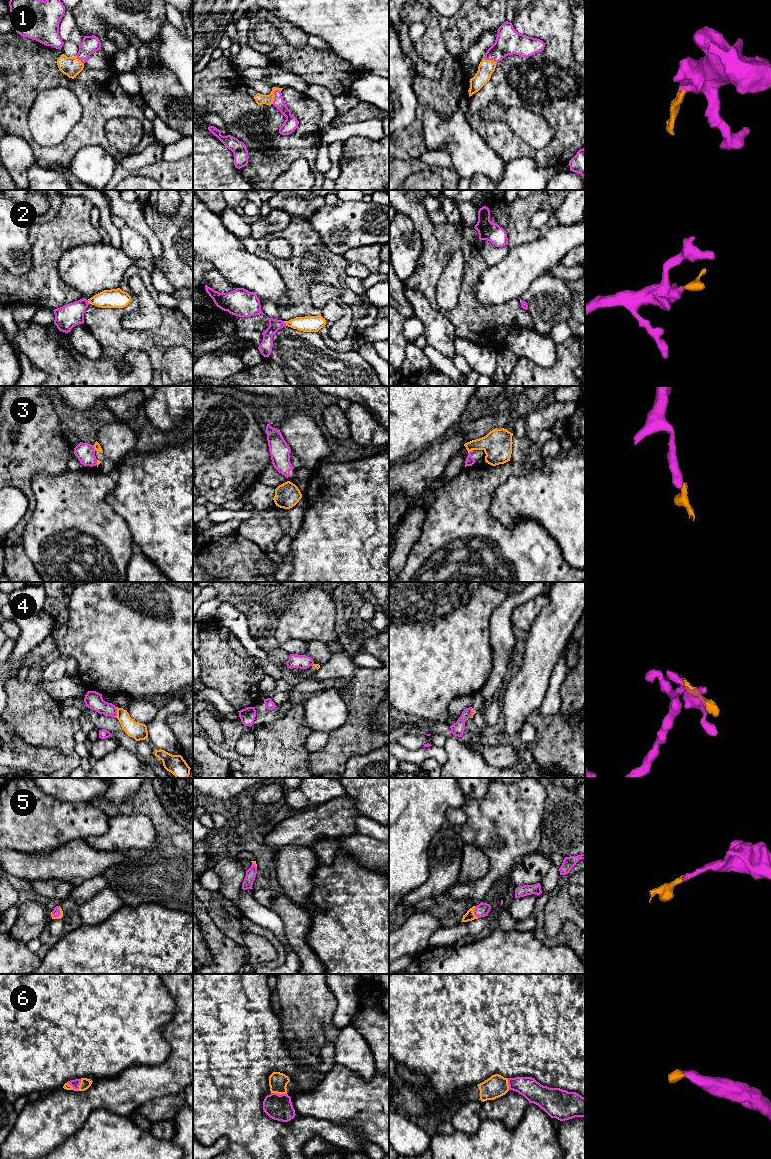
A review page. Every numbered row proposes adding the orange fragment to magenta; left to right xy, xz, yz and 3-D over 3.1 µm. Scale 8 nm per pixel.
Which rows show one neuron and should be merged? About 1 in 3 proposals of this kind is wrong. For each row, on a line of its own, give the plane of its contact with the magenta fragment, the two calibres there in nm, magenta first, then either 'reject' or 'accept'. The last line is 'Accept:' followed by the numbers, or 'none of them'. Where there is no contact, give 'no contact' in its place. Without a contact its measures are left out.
1: xz | 90/90 nm | accept
2: xz | 100/130 nm | accept
3: xy | 150/60 nm | reject
4: xy | 140/140 nm | reject
5: yz | 110/80 nm | accept
6: xy | 70/80 nm | accept
Accept: 1, 2, 5, 6

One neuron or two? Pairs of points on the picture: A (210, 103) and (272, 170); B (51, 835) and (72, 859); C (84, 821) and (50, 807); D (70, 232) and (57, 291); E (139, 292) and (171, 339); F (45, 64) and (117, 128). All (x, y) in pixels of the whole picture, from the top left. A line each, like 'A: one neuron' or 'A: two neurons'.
A: one neuron
B: two neurons
C: one neuron
D: one neuron
E: two neurons
F: two neurons

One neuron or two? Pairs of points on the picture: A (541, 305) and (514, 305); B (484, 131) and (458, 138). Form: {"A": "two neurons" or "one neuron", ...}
{"A": "two neurons", "B": "two neurons"}

